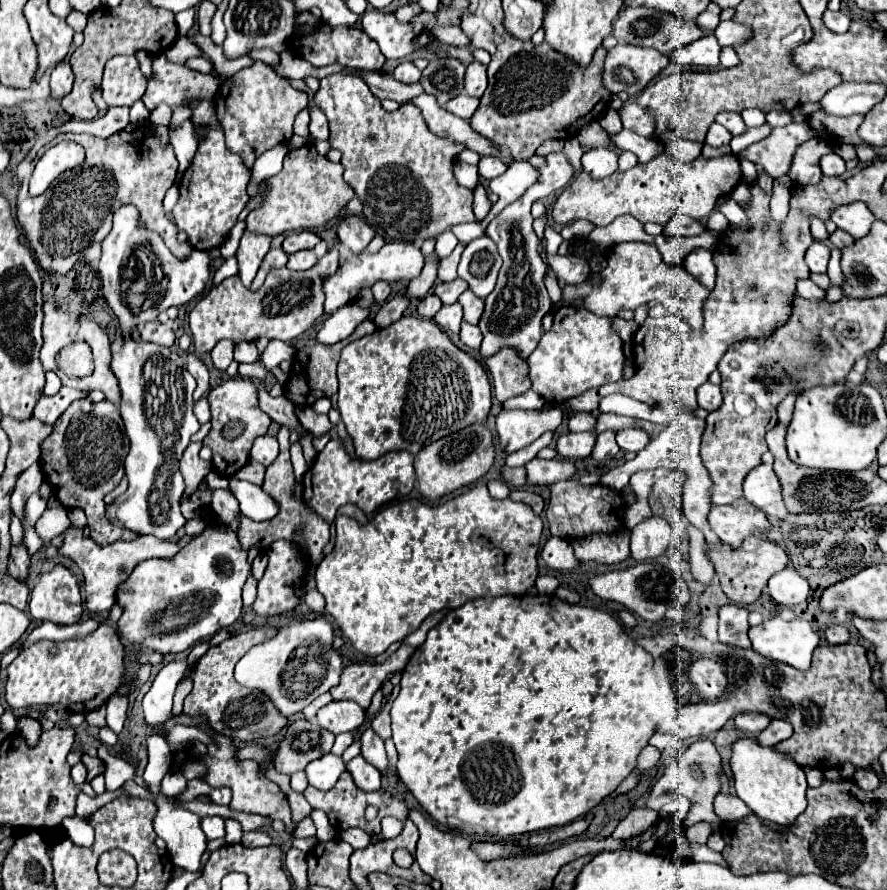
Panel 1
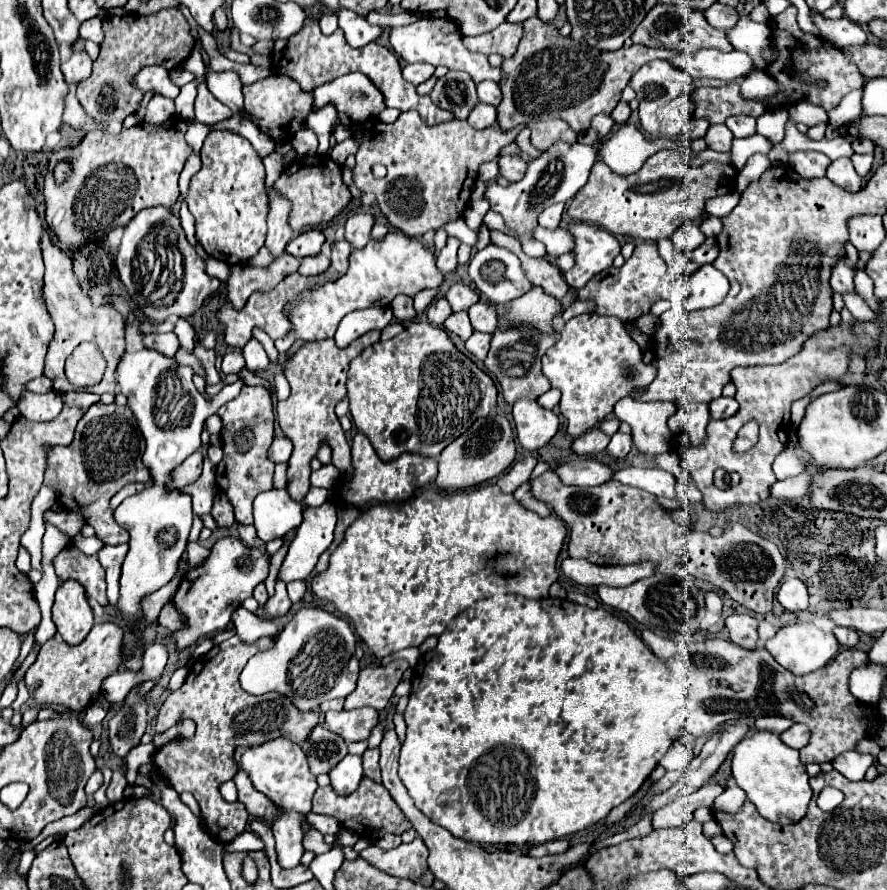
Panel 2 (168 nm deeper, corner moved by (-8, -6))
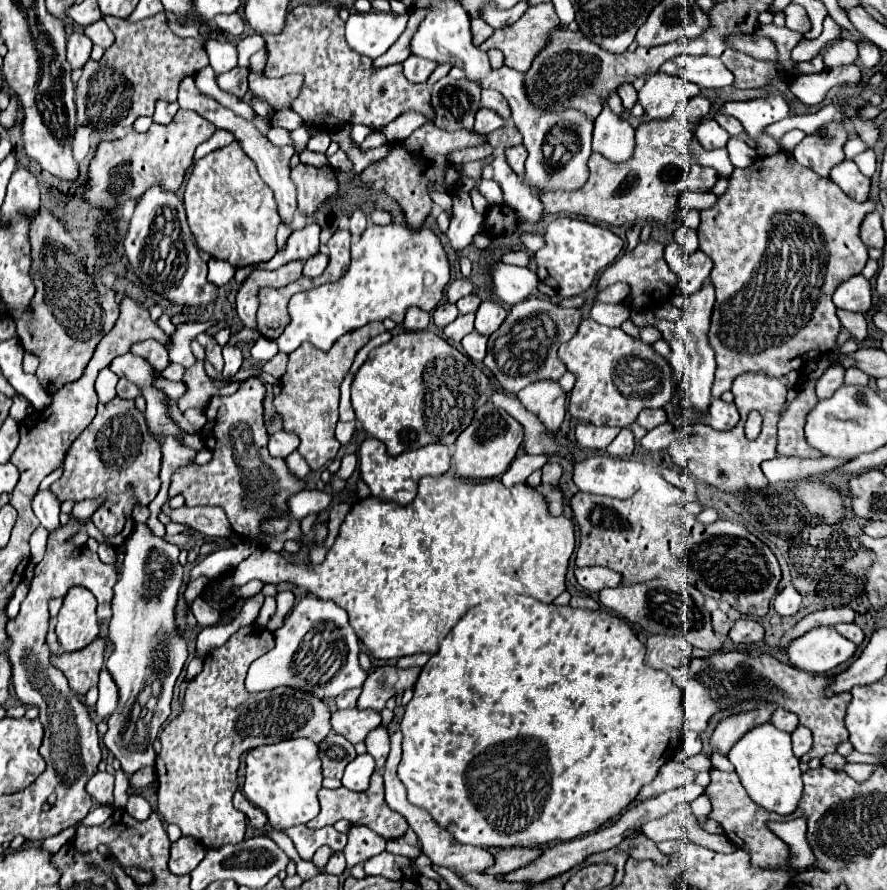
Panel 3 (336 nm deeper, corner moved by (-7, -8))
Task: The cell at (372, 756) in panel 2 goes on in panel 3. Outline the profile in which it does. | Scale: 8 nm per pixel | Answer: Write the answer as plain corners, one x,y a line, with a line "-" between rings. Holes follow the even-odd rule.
378,726
374,728
368,736
366,736
366,746
368,752
374,756
376,760
376,770
382,770
388,752
390,752
390,736
388,736
388,728
386,726

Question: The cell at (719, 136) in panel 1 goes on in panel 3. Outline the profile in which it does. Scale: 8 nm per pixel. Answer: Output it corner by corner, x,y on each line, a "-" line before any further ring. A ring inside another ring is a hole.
712,118
702,120
702,122
698,124
698,128
694,130
694,136
696,136
696,140
700,142
700,146
702,146
704,150
724,148
726,142
728,142
728,138
730,138
730,136
726,134
726,130
724,130
716,120
712,120

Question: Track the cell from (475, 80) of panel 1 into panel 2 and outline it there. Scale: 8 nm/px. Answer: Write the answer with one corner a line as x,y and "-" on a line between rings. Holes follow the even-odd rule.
483,80
477,84
477,92
479,92
479,100
485,104
493,104
497,106
501,102
501,90
499,84
491,82
491,80

